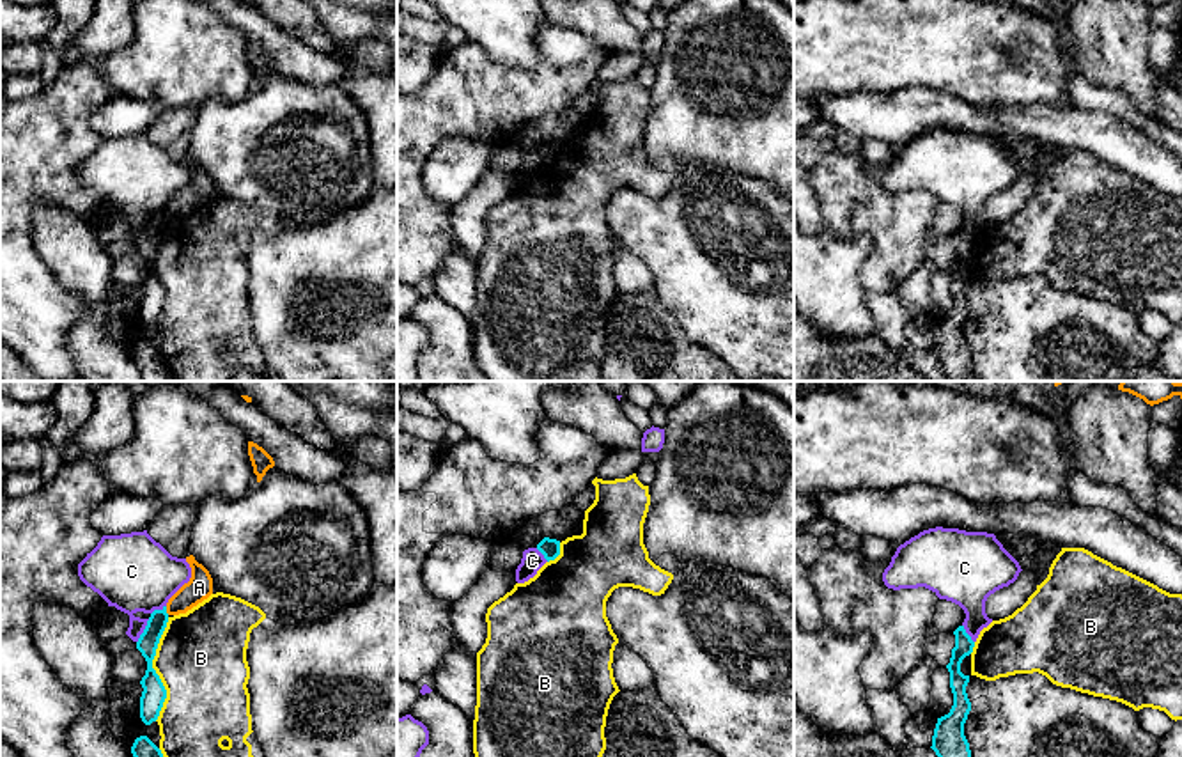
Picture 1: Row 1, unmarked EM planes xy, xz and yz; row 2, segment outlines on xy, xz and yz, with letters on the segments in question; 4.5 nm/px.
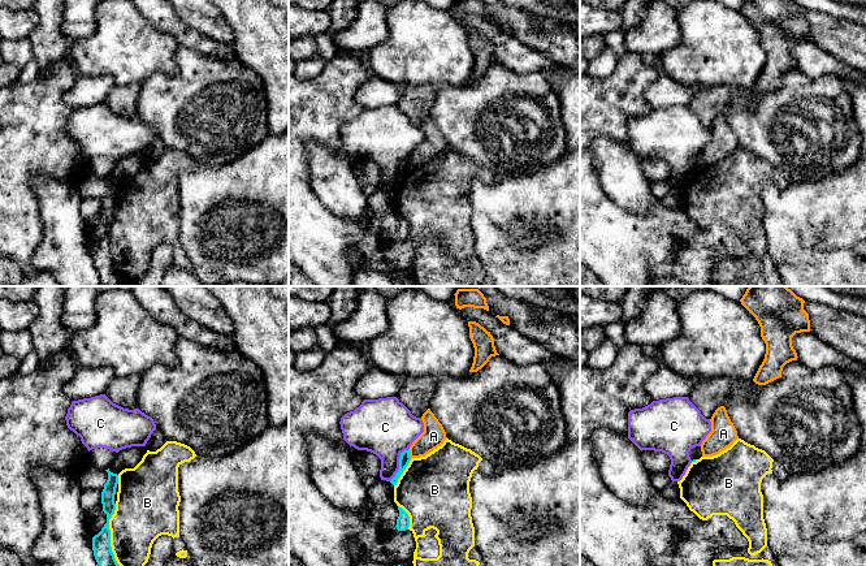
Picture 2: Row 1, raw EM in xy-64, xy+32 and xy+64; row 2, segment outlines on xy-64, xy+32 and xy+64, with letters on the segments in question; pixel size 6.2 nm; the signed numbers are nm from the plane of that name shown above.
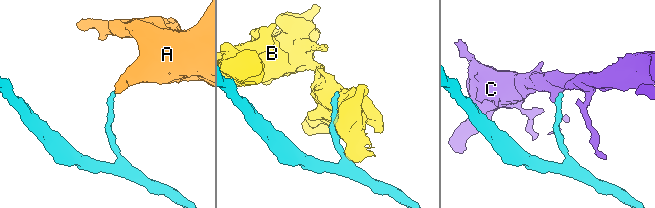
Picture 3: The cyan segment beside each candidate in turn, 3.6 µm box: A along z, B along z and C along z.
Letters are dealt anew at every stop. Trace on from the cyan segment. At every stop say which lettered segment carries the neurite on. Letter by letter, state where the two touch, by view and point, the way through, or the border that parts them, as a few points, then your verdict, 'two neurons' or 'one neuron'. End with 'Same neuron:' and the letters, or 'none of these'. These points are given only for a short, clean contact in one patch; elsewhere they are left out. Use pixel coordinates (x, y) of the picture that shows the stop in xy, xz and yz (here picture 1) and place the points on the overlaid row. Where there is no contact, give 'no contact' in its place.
A: xy (165, 610) | along xy (165, 607), (169, 614) | two neurons
B: xy (153, 669) | two neurons
C: xy (144, 632) | along xy (149, 619), (137, 642) | two neurons
Same neuron: none of these

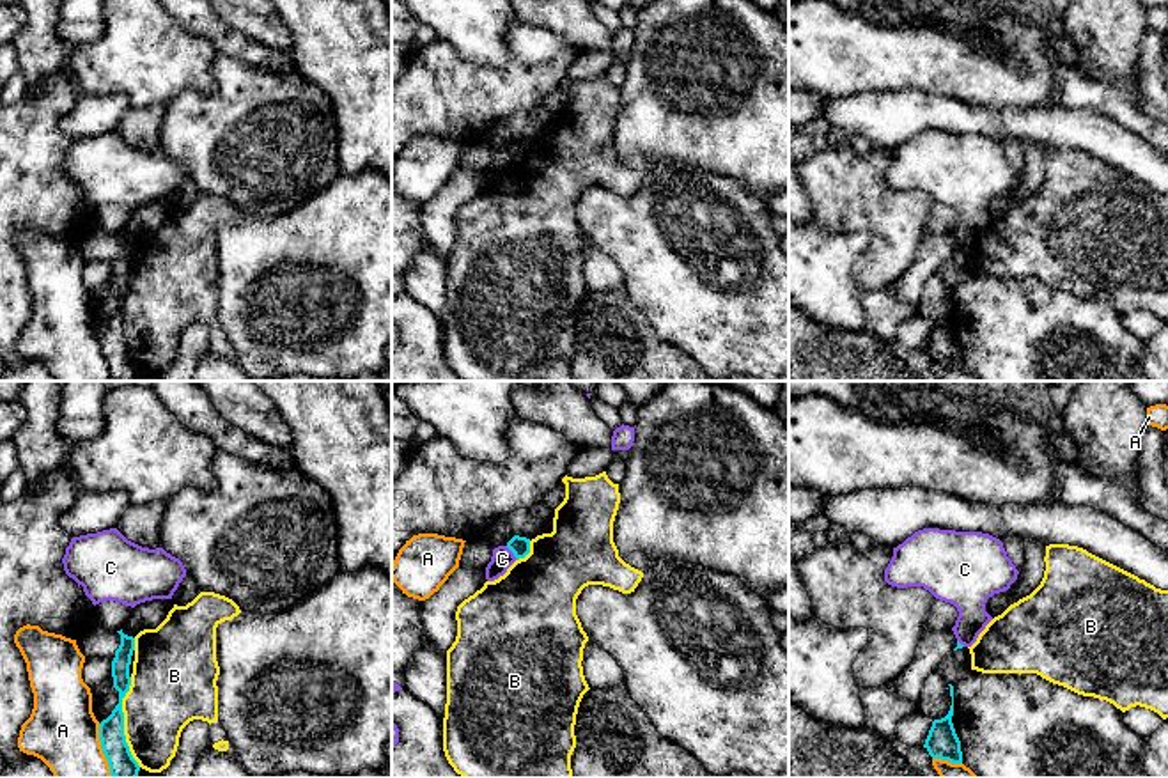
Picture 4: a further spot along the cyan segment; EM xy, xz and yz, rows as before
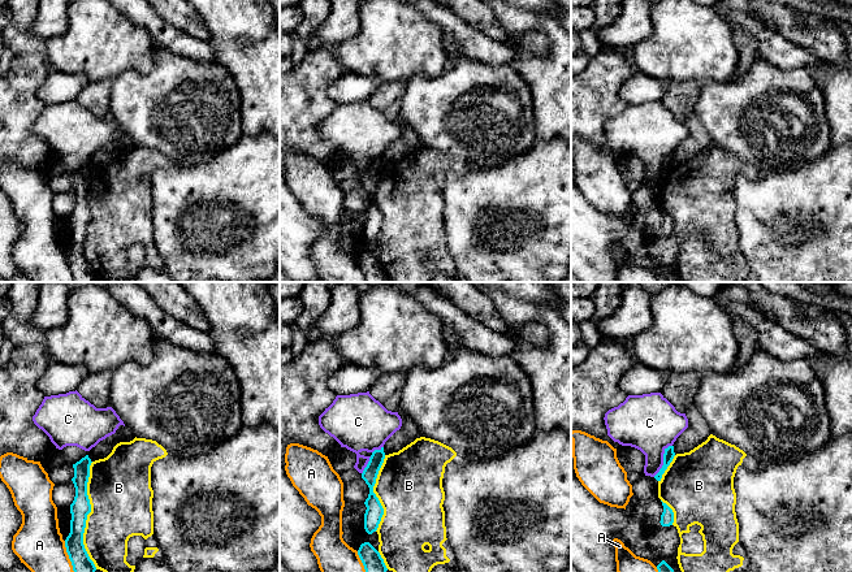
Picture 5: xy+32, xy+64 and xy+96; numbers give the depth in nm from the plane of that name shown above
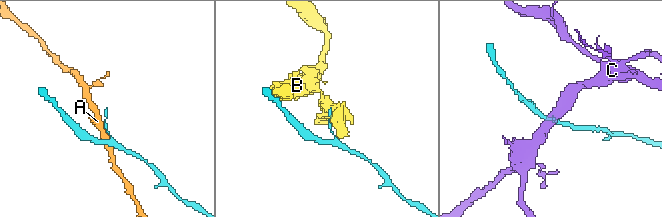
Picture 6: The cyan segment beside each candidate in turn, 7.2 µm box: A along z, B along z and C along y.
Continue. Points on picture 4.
A: xy (103, 750) | two neurons
B: xy (123, 722) | two neurons
C: xz (513, 552) | along xz (506, 546), (518, 559) | two neurons
Same neuron: none of these

